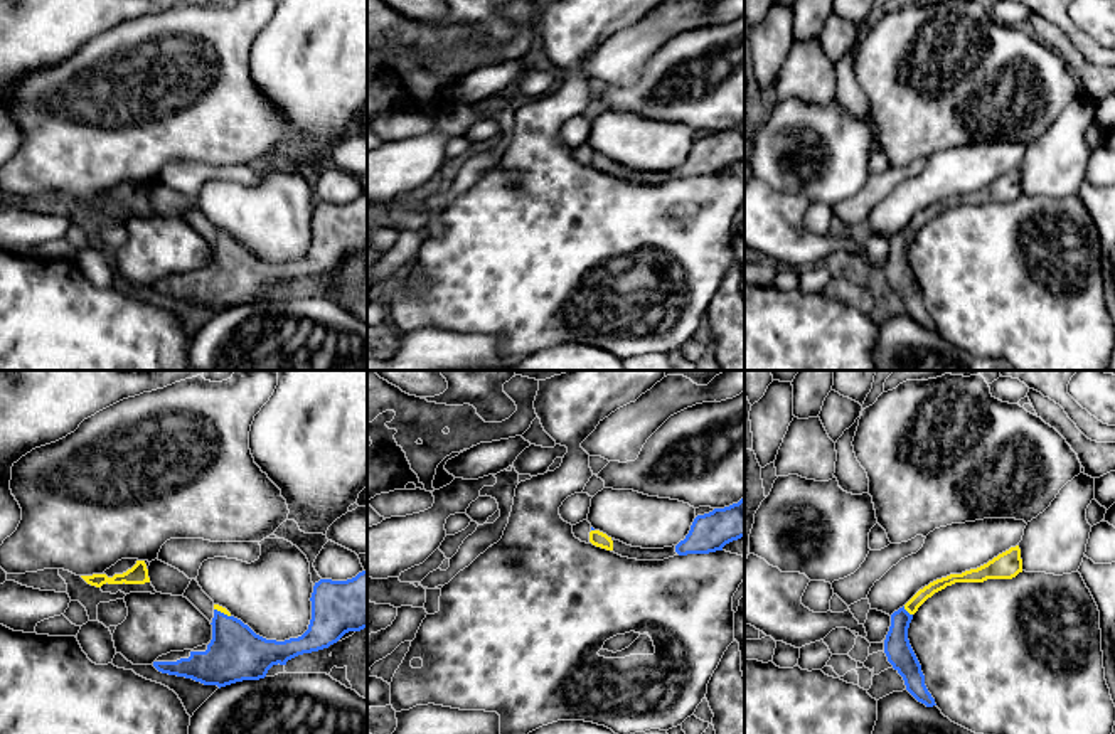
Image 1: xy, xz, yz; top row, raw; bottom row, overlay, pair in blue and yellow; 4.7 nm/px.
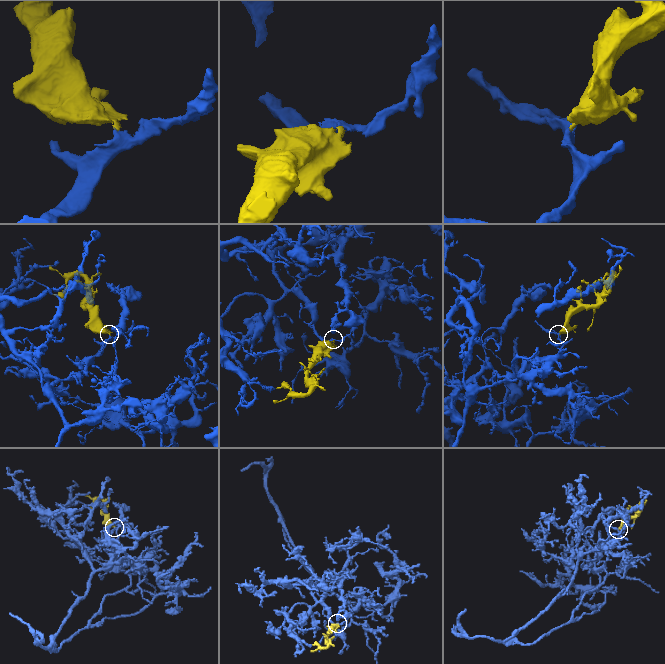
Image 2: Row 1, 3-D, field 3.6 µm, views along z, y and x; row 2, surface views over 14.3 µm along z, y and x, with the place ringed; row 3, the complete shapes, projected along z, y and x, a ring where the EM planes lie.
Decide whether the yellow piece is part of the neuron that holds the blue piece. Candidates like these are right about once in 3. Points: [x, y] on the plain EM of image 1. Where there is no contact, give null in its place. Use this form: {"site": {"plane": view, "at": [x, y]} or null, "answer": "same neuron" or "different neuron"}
{"site": {"plane": "yz", "at": [906, 234]}, "answer": "same neuron"}

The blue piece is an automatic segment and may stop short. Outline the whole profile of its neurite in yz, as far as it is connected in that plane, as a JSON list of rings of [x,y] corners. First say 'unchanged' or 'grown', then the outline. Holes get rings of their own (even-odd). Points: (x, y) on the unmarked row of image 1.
grown | [[[1019,168],[999,177],[987,187],[965,194],[962,197],[950,197],[936,202],[920,212],[903,231],[891,237],[891,249],[884,263],[884,276],[893,291],[903,300],[906,313],[926,330],[933,330],[935,322],[925,308],[921,288],[910,268],[908,251],[918,231],[935,215],[955,205],[984,205],[987,202],[1012,202],[1022,195],[1022,182]]]

